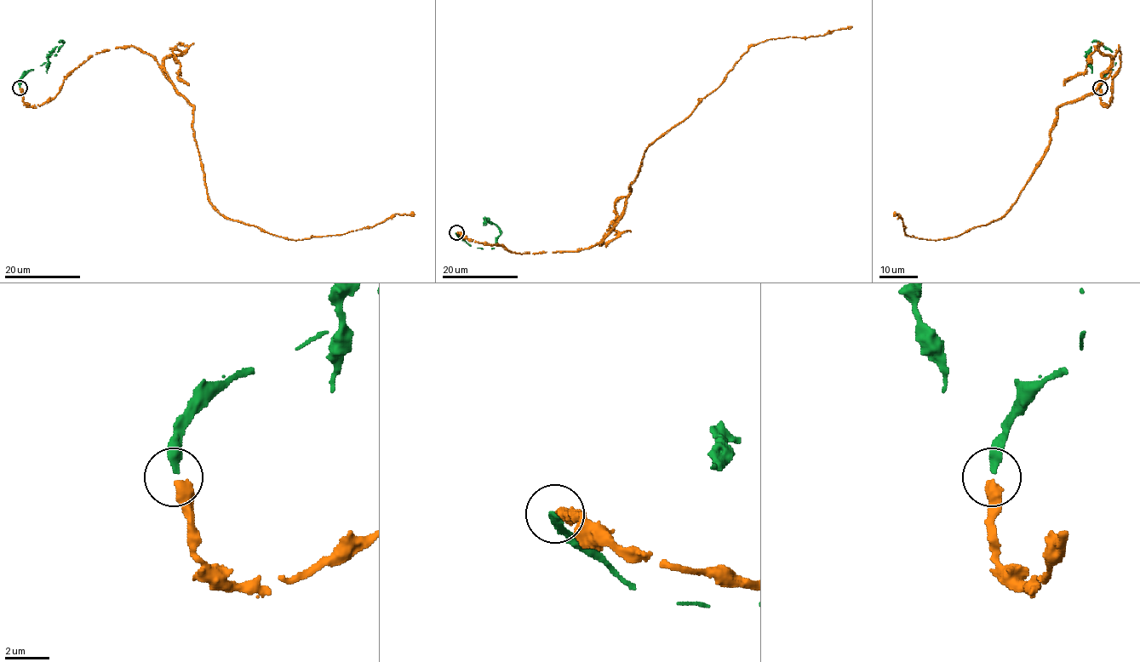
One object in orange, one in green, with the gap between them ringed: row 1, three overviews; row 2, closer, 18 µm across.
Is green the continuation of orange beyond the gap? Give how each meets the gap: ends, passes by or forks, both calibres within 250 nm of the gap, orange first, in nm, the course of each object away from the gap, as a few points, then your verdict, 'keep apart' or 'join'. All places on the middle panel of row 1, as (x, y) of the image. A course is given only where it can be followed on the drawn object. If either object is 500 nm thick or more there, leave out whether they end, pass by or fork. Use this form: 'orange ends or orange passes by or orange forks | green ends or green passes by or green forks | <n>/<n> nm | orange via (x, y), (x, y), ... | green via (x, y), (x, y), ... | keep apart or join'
orange ends | green ends | 480/320 nm | orange via (456, 232), (521, 253), (578, 252), (595, 246), (623, 209), (644, 151), (718, 87), (751, 46), (852, 26) | green via (456, 232), (471, 246), (492, 248), (500, 235), (499, 230), (489, 220), (484, 220), (484, 225) | join

